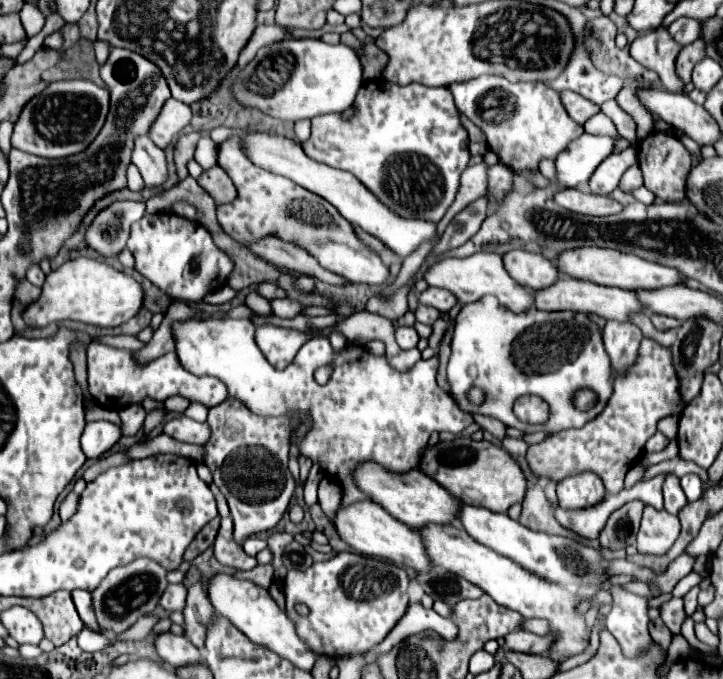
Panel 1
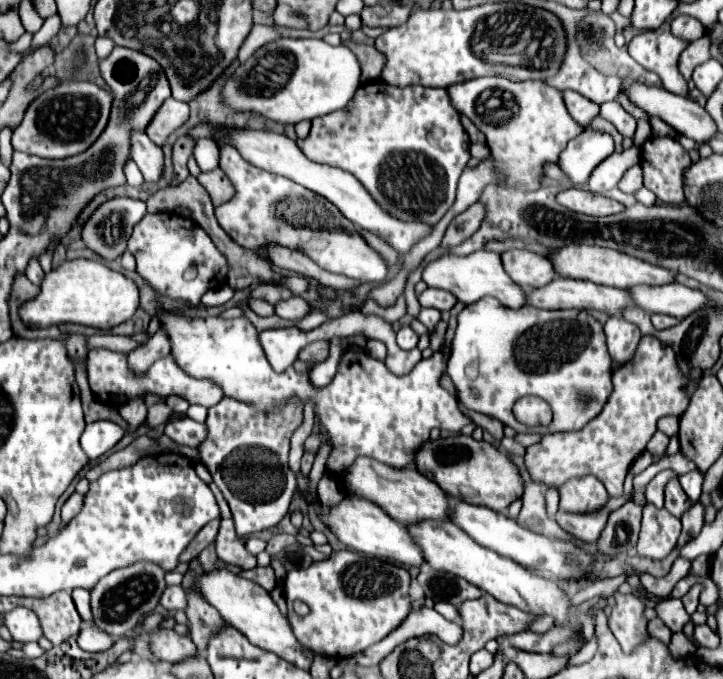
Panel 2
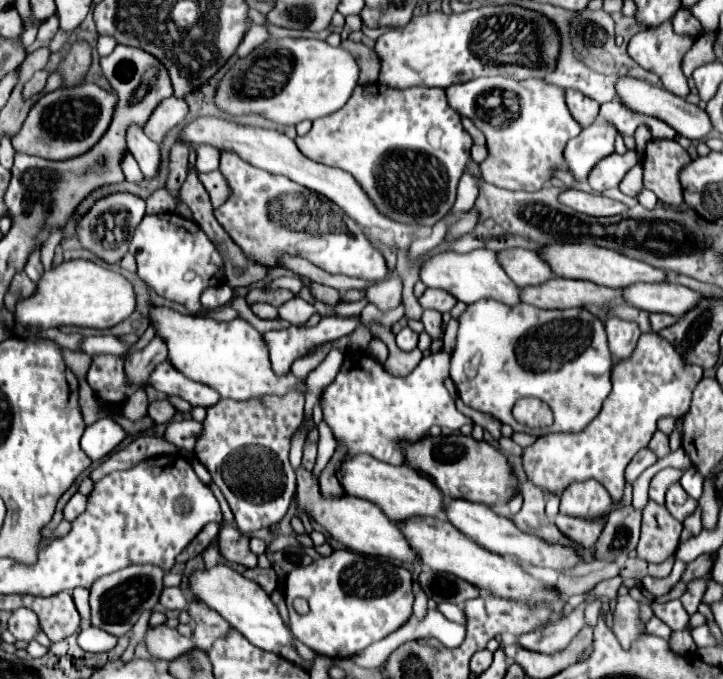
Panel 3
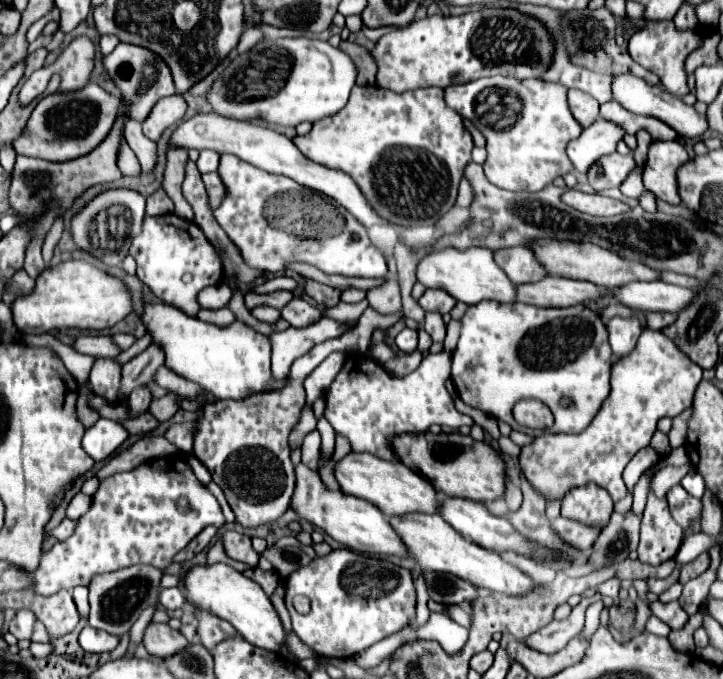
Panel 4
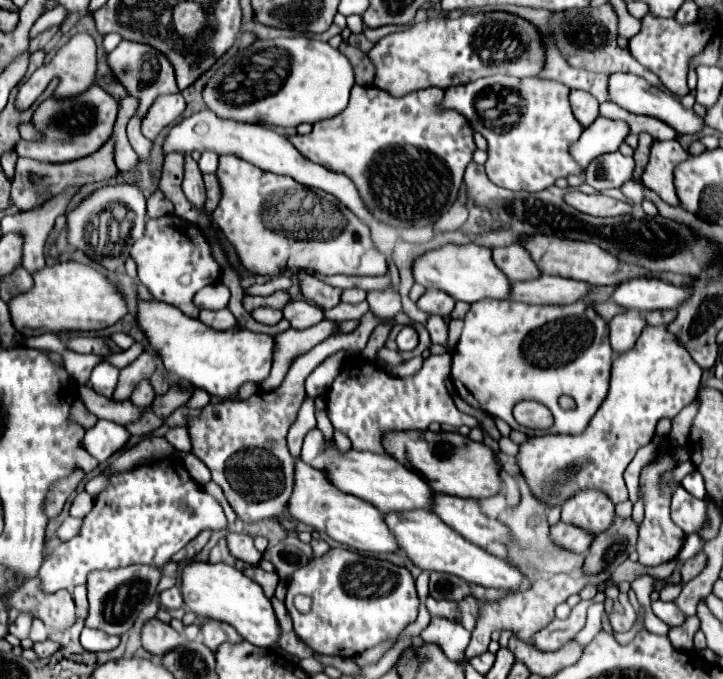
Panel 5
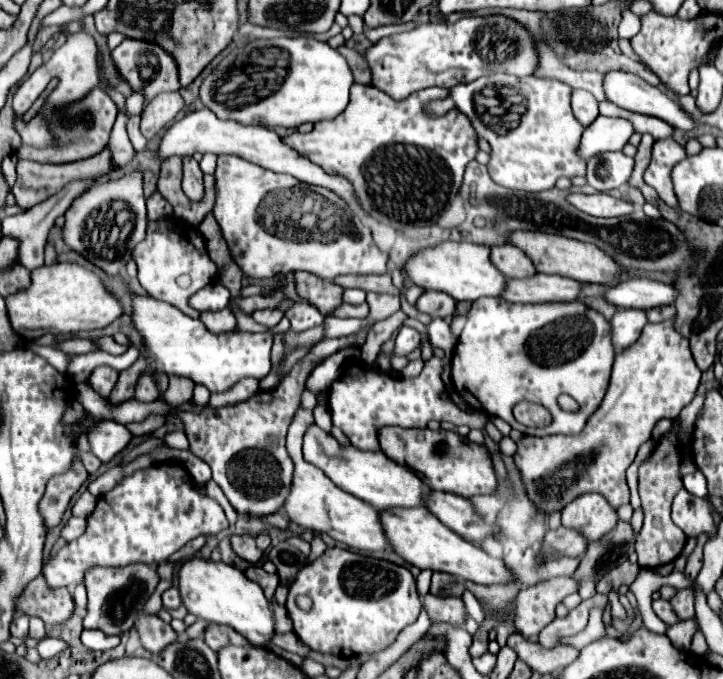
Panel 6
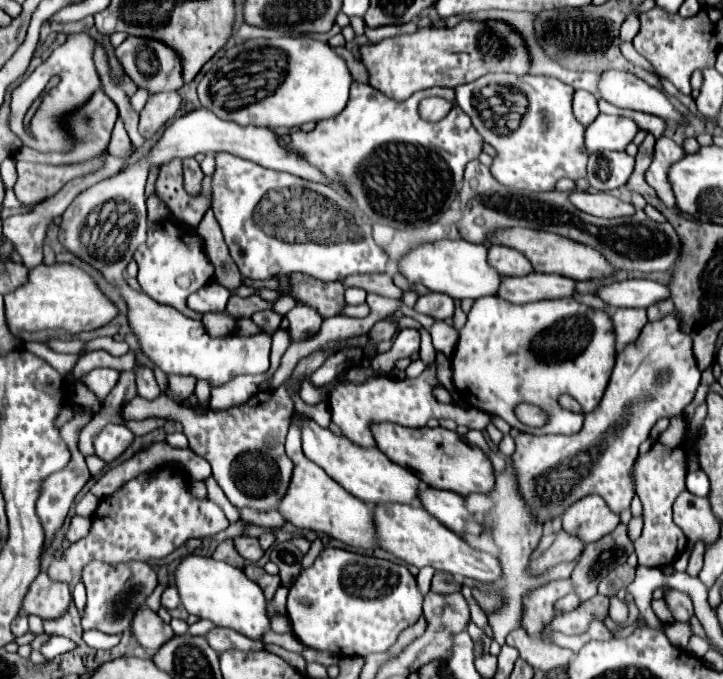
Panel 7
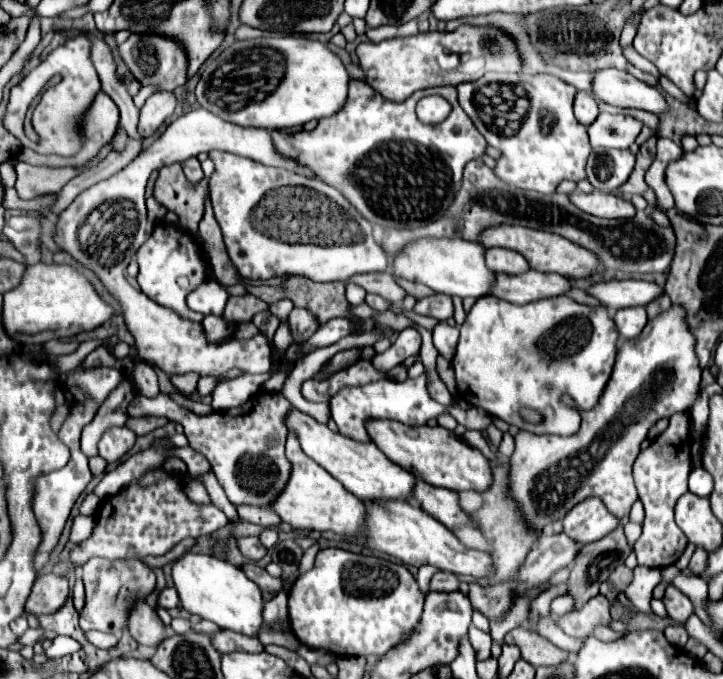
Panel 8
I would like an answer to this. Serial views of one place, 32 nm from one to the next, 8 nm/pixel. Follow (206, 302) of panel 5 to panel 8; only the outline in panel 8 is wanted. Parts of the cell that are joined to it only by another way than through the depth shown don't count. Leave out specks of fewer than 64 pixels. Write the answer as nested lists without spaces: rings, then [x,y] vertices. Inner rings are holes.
[[[212,280],[202,282],[194,292],[188,294],[188,306],[204,316],[206,314],[220,316],[224,312],[226,300],[228,300],[228,292],[218,282]]]

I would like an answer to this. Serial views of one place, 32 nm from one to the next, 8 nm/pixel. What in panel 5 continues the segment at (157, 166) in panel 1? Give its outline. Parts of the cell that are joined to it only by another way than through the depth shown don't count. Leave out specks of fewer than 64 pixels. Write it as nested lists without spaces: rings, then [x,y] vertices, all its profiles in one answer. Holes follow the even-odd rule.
[[[136,116],[130,118],[130,122],[128,122],[128,140],[130,140],[130,144],[132,144],[132,148],[136,150],[138,156],[146,158],[150,154],[152,142],[142,136],[142,132],[140,132],[140,120]]]

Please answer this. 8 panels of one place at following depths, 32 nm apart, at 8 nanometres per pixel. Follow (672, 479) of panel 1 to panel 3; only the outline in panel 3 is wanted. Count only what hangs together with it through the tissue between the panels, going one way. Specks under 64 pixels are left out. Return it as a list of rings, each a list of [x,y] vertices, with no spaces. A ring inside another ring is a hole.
[[[672,484],[672,488],[666,492],[666,508],[678,522],[684,522],[692,512],[696,512],[698,500],[690,498],[680,484]]]

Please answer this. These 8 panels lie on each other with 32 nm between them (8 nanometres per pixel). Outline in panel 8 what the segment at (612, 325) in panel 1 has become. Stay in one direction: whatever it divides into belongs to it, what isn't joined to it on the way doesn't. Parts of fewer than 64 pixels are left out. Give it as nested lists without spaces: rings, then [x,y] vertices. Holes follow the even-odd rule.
[[[632,306],[632,308],[618,310],[614,314],[614,322],[620,332],[620,342],[622,342],[628,338],[636,338],[642,332],[642,328],[646,326],[648,318],[646,318],[644,306]]]

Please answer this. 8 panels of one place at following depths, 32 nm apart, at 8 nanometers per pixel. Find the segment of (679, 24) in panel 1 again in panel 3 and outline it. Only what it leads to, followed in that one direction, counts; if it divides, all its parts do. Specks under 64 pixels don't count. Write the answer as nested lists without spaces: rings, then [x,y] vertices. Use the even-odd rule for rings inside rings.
[[[680,8],[676,12],[676,16],[672,18],[672,24],[674,24],[674,30],[680,32],[680,34],[690,34],[690,36],[700,36],[702,34],[702,26],[700,22],[690,14],[690,10],[686,8]]]

